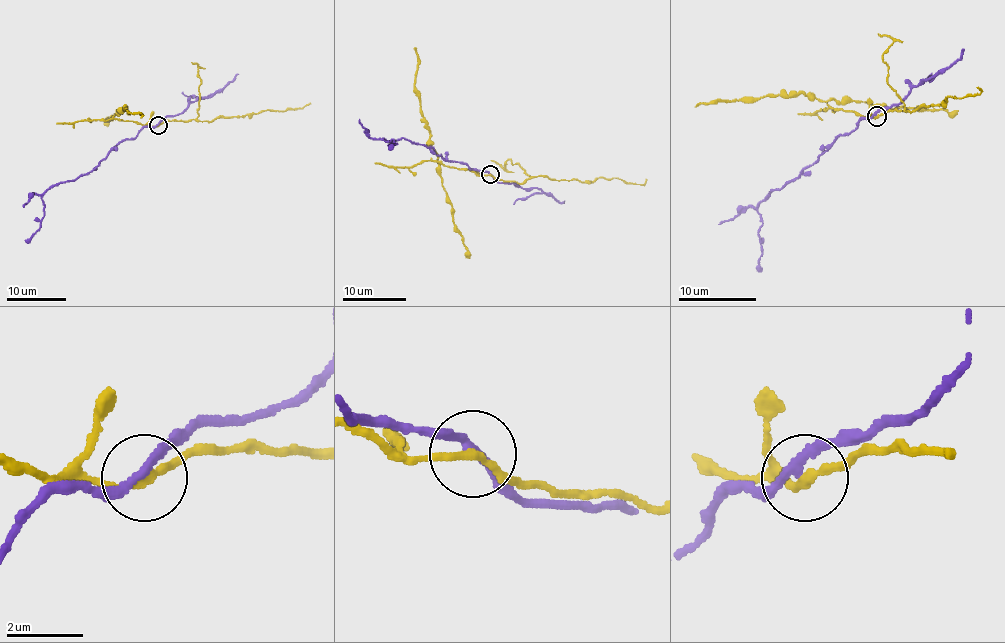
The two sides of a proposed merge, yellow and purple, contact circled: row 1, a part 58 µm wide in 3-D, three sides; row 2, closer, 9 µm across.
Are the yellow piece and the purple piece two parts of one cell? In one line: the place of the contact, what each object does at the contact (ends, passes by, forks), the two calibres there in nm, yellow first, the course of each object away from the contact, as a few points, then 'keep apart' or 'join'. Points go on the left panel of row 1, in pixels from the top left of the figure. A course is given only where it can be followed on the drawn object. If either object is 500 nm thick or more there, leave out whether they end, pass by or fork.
(158, 125) | yellow passes by | purple passes by | 190/200 nm | yellow via (157, 125), (165, 121), (213, 121), (263, 110), (303, 107), (310, 103) | purple via (158, 125), (143, 127), (134, 138), (118, 141), (91, 171), (52, 184), (42, 196), (40, 227), (24, 242) | keep apart

